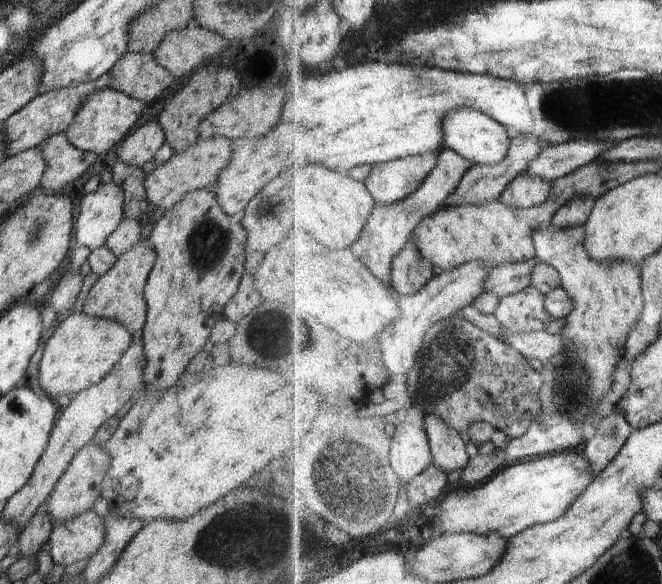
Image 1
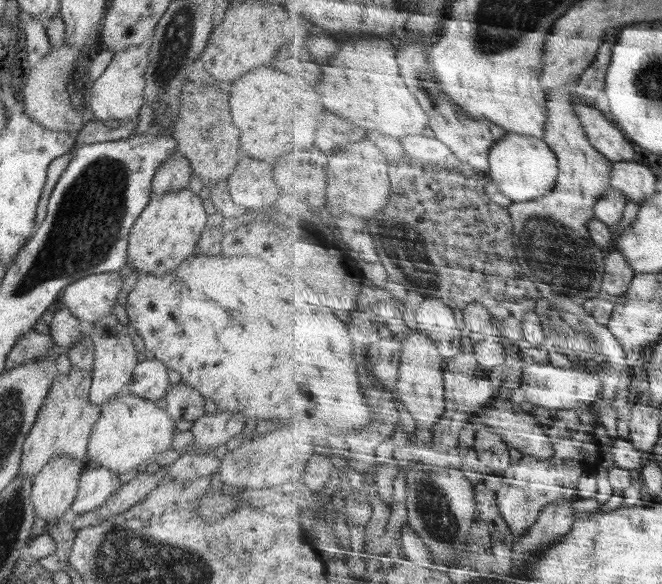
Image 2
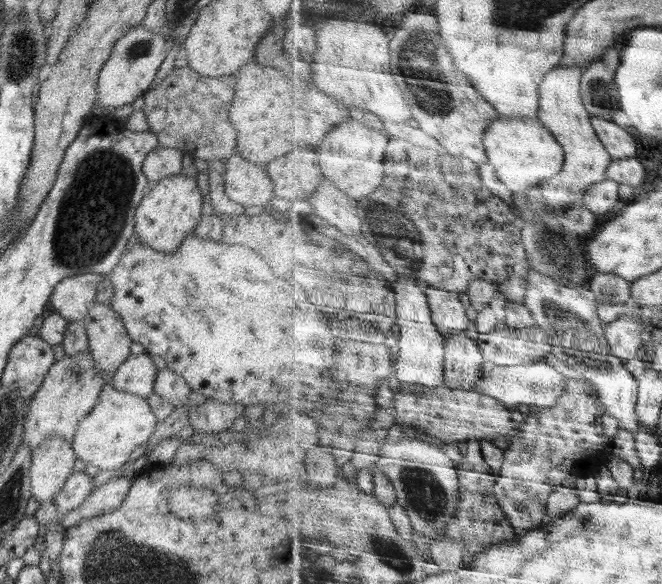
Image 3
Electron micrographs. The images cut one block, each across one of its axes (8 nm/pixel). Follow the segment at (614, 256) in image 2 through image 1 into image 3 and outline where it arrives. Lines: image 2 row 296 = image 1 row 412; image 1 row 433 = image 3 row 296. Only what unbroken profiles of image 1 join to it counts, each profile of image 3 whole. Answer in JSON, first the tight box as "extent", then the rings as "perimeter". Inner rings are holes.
{"extent":[589,272,632,304],"perimeter":[[[599,272],[591,282],[589,294],[594,296],[598,304],[626,304],[632,299],[632,281],[618,273]]]}

